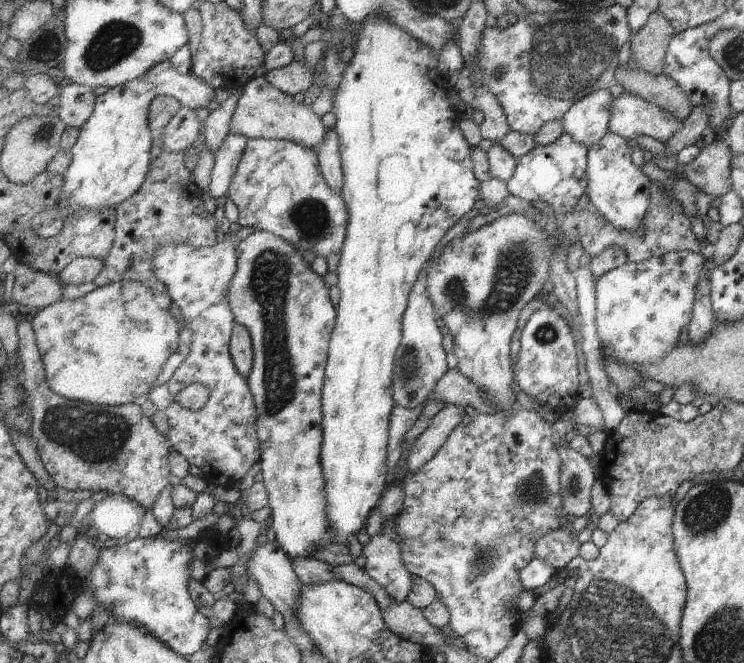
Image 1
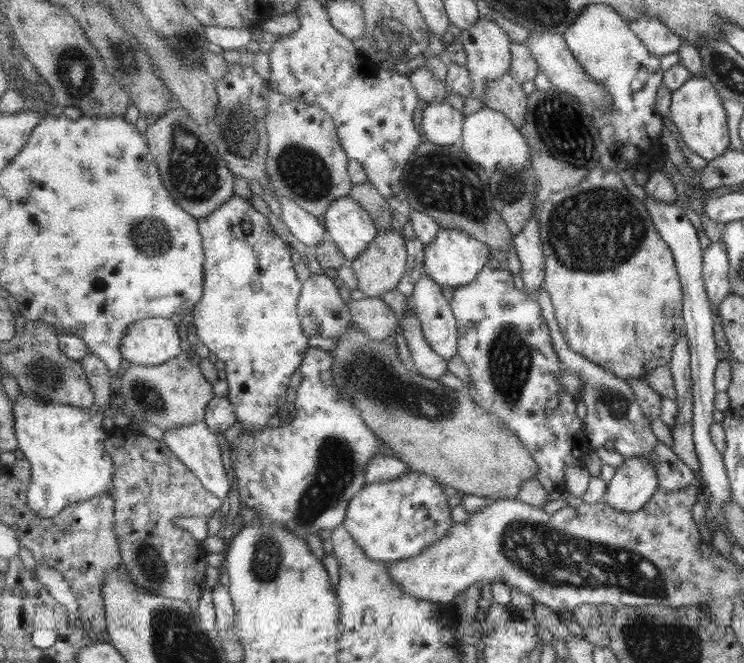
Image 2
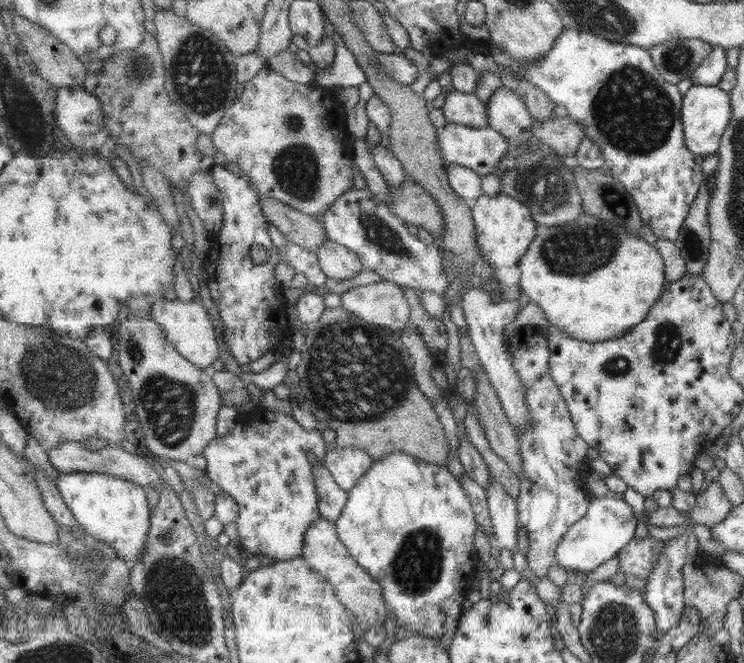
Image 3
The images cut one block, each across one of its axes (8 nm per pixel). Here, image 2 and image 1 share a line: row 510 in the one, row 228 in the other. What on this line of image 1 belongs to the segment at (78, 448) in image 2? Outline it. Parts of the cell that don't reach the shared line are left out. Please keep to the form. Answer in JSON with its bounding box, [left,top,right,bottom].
[31,61,215,239]

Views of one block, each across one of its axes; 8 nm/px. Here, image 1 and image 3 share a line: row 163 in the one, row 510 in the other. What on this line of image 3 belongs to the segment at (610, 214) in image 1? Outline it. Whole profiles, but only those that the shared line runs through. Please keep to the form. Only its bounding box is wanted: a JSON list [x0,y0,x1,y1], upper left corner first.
[554,495,636,573]

